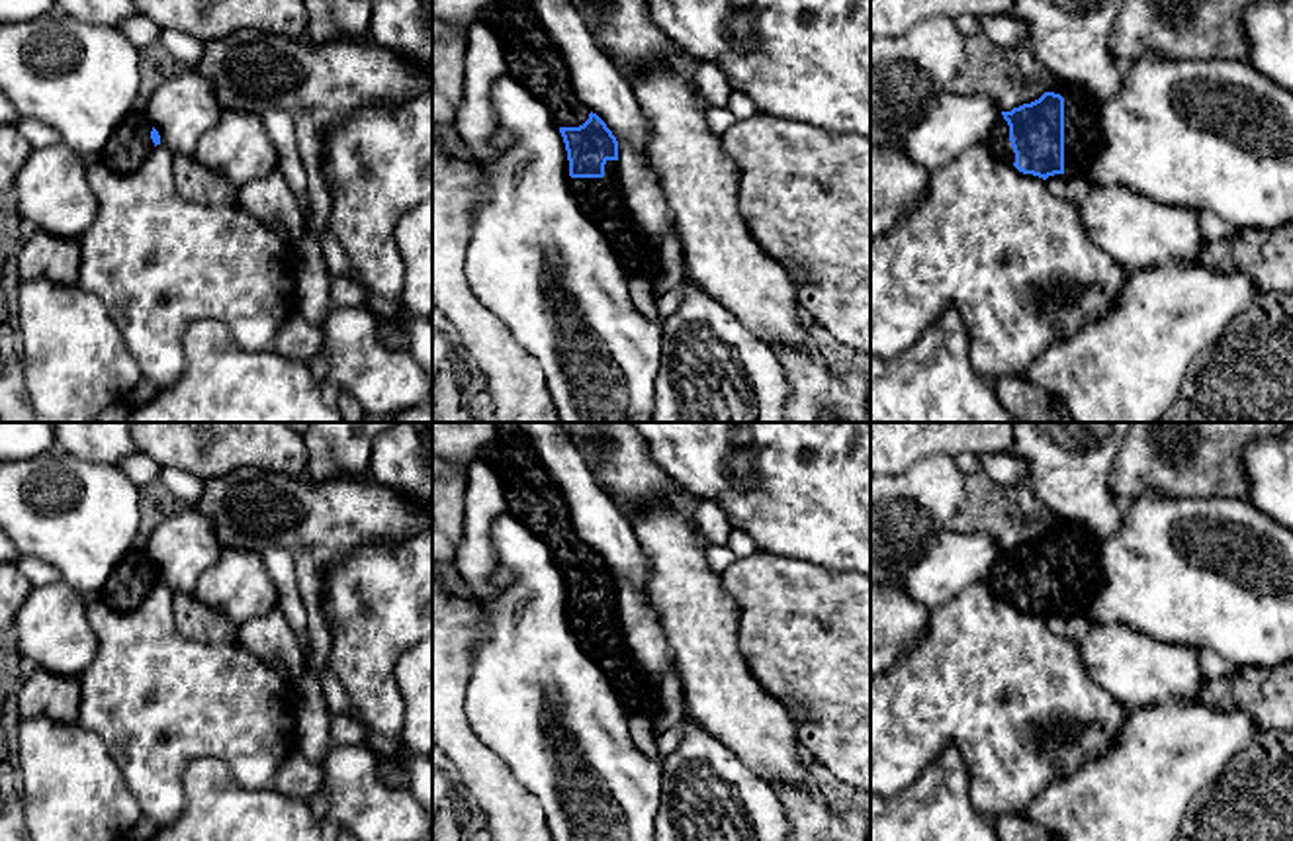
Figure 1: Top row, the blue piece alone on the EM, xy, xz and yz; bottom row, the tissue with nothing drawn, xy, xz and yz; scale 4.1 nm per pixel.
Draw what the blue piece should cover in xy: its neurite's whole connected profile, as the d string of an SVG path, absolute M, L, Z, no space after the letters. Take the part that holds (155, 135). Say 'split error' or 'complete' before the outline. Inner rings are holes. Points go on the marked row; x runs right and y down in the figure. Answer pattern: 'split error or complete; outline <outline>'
split error; outline M131 111L100 151L100 162L119 174L129 174L145 162L156 145L160 145L160 135L147 115Z

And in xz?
split error; outline M499 0L497 14L485 22L513 41L507 53L509 74L546 102L565 143L565 182L585 217L604 235L622 270L640 270L655 280L659 248L649 246L636 231L618 186L618 141L606 123L577 98L563 57L546 37L534 8Z

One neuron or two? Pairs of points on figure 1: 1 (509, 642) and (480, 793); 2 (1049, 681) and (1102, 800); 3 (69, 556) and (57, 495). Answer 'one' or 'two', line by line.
1: two
2: two
3: one

